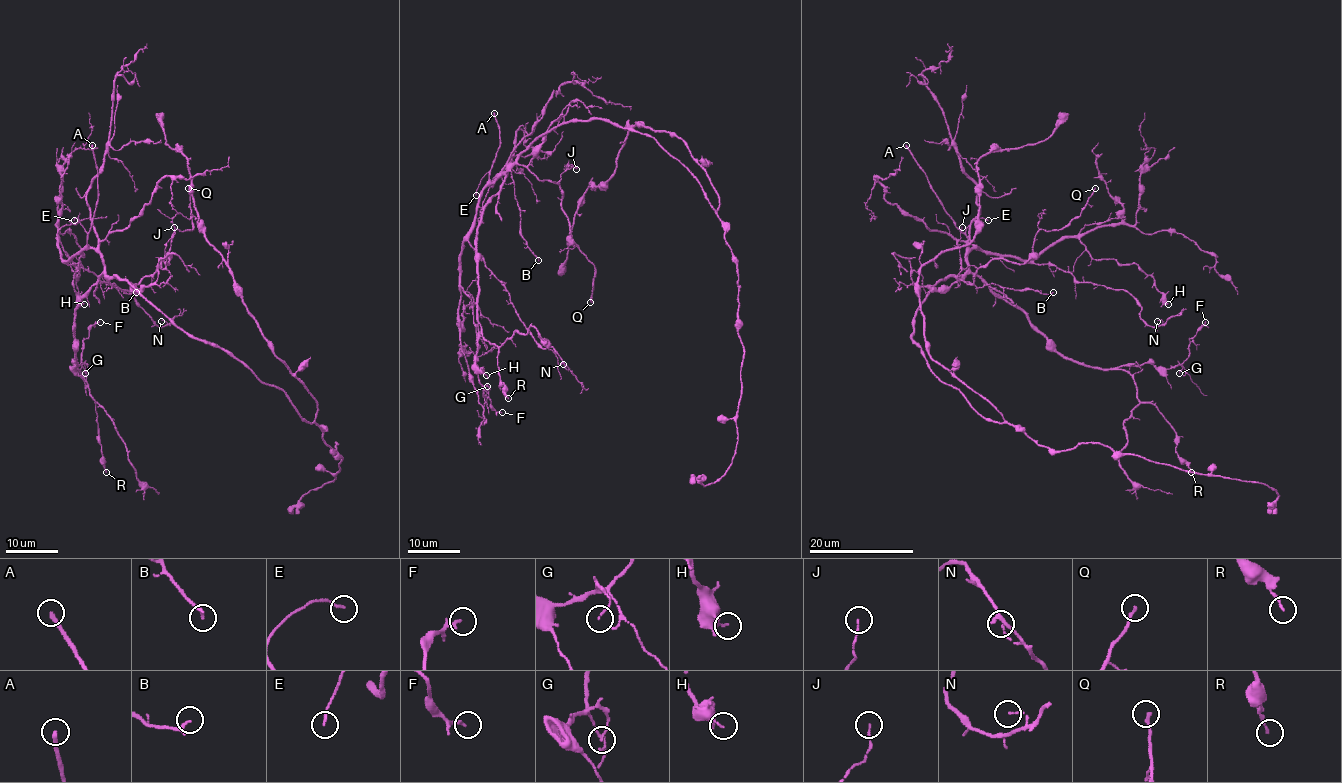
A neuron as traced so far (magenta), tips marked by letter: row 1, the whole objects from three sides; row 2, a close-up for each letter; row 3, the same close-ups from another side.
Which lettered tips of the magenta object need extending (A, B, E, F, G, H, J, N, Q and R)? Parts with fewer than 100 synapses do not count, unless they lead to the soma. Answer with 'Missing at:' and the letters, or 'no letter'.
Missing at: A

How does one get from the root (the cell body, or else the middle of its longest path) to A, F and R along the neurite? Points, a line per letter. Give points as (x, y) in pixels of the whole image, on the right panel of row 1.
A: (930, 370), (912, 340), (915, 313), (941, 280), (966, 271), (967, 255), (975, 246), (955, 225), (906, 145)
F: (930, 370), (912, 340), (914, 318), (950, 276), (977, 275), (1058, 352), (1102, 369), (1175, 367), (1205, 322)
R: (930, 370), (912, 340), (915, 313), (941, 280), (975, 274), (1066, 357), (1125, 370), (1191, 472)

